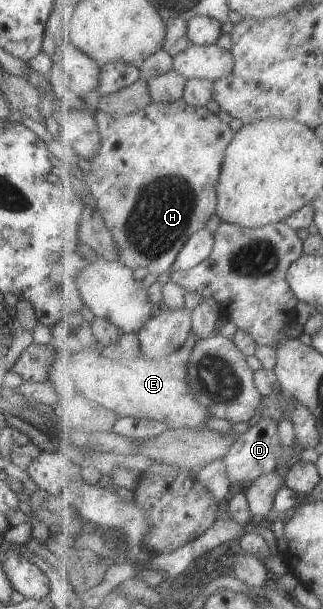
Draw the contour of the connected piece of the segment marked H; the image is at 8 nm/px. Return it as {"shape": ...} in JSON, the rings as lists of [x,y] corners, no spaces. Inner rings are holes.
{"shape":[[[184,98],[174,103],[158,103],[155,101],[147,108],[141,109],[131,116],[118,119],[103,110],[98,109],[96,114],[98,123],[103,135],[103,146],[101,152],[89,161],[93,167],[93,172],[87,176],[87,182],[91,182],[93,194],[99,198],[101,202],[101,212],[107,221],[107,224],[112,228],[113,234],[117,239],[120,251],[122,252],[121,262],[125,263],[134,271],[137,269],[149,269],[152,274],[159,276],[163,272],[169,273],[172,271],[173,265],[179,258],[181,251],[188,245],[189,239],[203,230],[209,220],[218,212],[218,204],[220,201],[220,194],[218,186],[220,185],[220,178],[224,169],[224,164],[227,158],[229,146],[235,140],[236,133],[233,128],[224,122],[215,112],[211,112],[207,107],[196,107],[192,103],[188,103]]]}

